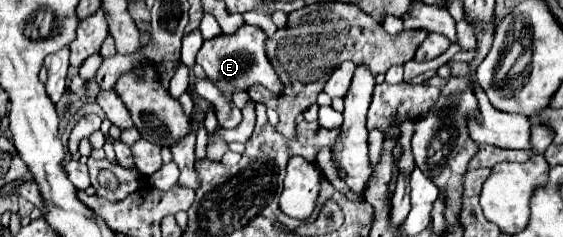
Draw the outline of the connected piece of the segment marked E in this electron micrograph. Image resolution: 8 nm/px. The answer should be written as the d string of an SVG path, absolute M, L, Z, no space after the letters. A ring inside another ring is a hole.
M243 24L233 36L217 36L213 40L205 40L197 52L197 64L207 72L207 78L225 92L227 98L231 98L231 90L247 90L255 82L263 84L267 90L273 90L273 94L279 94L281 82L265 56L265 38L265 32L257 26Z

